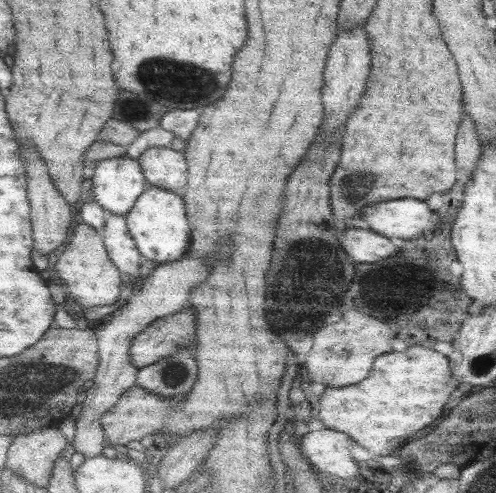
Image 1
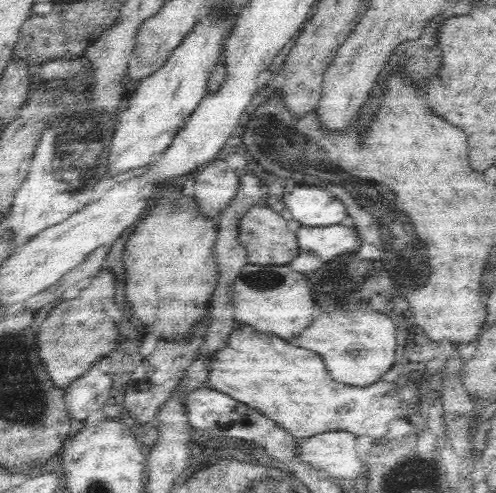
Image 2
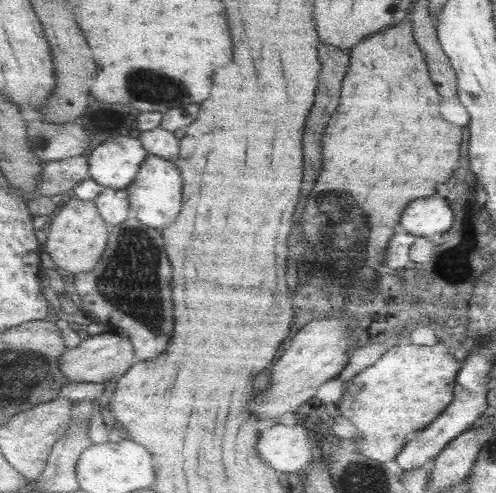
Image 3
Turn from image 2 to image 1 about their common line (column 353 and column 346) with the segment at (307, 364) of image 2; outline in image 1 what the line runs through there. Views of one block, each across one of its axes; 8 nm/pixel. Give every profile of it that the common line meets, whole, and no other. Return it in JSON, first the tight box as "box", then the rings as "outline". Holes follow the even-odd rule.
{"box":[317,346,459,458],"outline":[[[411,346],[405,352],[377,356],[369,374],[353,386],[327,386],[317,400],[317,416],[327,430],[347,434],[355,446],[361,446],[379,458],[391,454],[397,446],[409,442],[413,434],[433,424],[457,386],[459,382],[451,376],[447,356],[421,346]]]}

